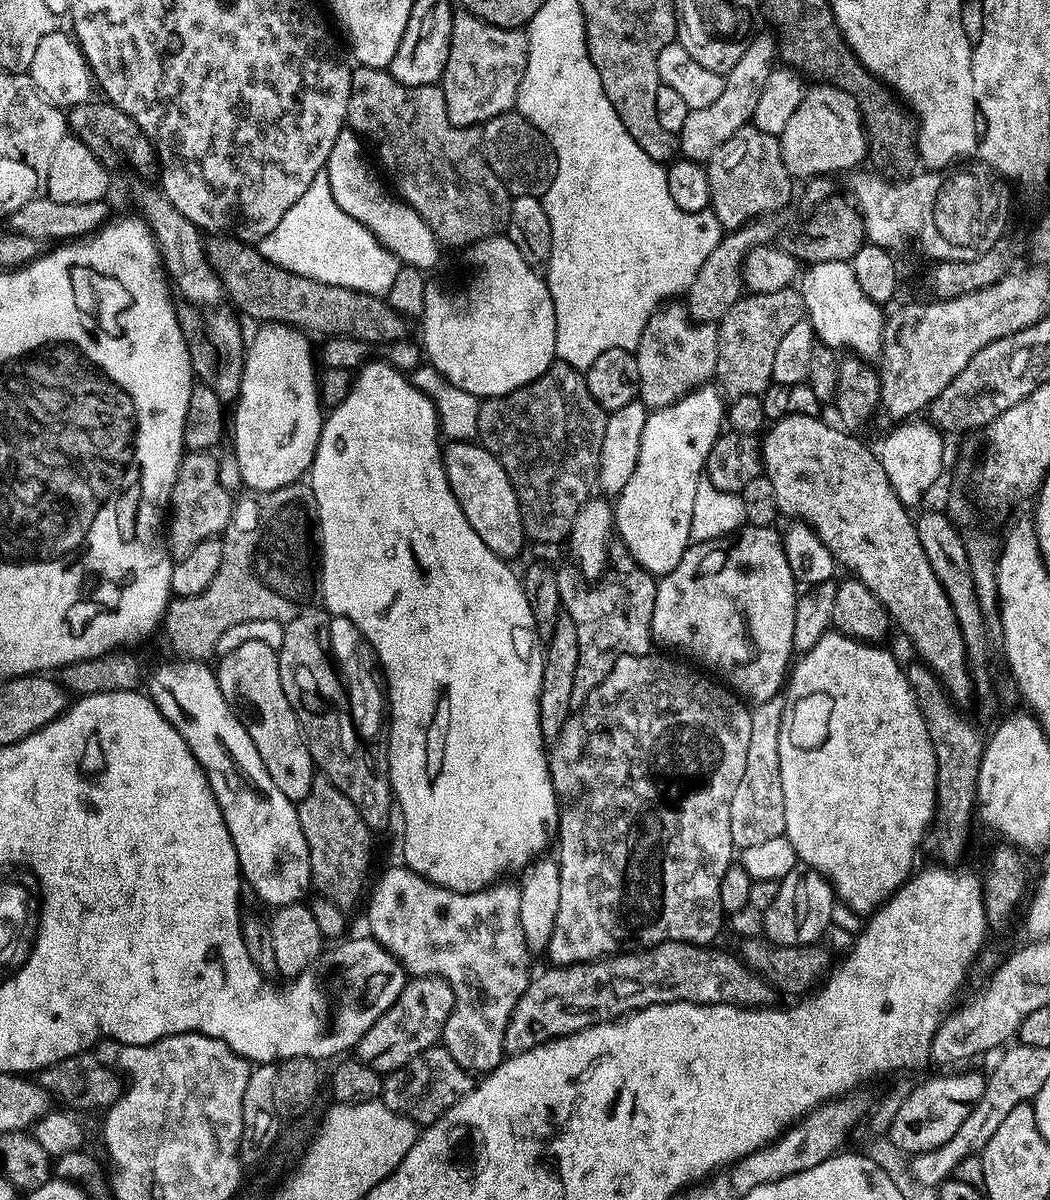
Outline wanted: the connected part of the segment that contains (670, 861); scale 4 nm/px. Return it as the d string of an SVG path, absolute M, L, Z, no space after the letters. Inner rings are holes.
M649 654L646 656L623 656L614 662L610 674L602 678L602 682L597 688L588 695L586 702L581 708L575 709L569 716L568 720L561 728L555 743L551 745L550 755L548 757L548 775L554 786L556 795L556 804L560 808L560 827L558 829L558 844L560 840L560 856L558 863L560 865L560 897L558 898L558 918L554 918L554 934L550 934L550 942L546 953L547 963L552 966L565 968L571 964L585 964L591 960L603 960L605 956L614 956L625 948L628 950L643 950L653 948L655 944L670 942L671 940L683 940L686 944L698 944L708 946L713 943L712 940L720 932L720 923L725 923L726 913L723 910L722 902L719 901L719 886L721 885L722 876L734 860L734 845L730 838L730 798L734 798L734 790L738 787L738 781L742 778L742 770L746 770L746 750L750 746L750 722L752 714L749 705L735 692L729 690L723 683L715 679L707 680L703 676L703 671L695 672L692 668L687 668L684 664L679 664L676 660L671 660L668 656L656 656Z

